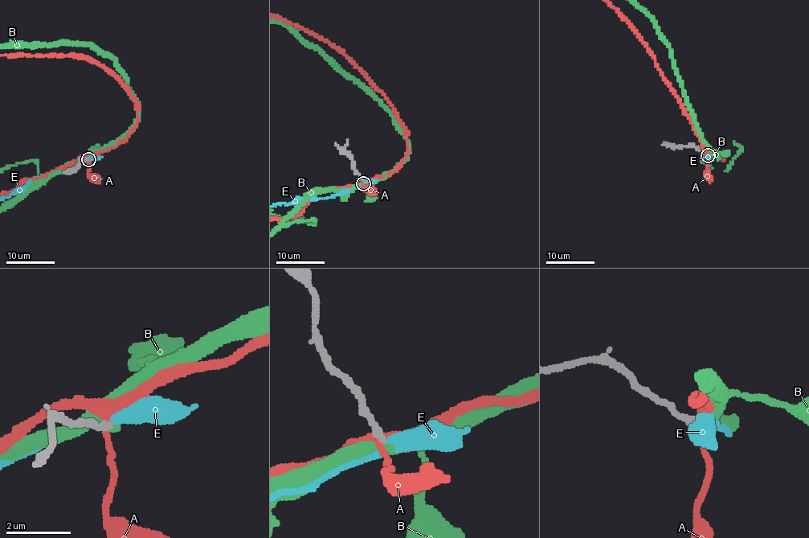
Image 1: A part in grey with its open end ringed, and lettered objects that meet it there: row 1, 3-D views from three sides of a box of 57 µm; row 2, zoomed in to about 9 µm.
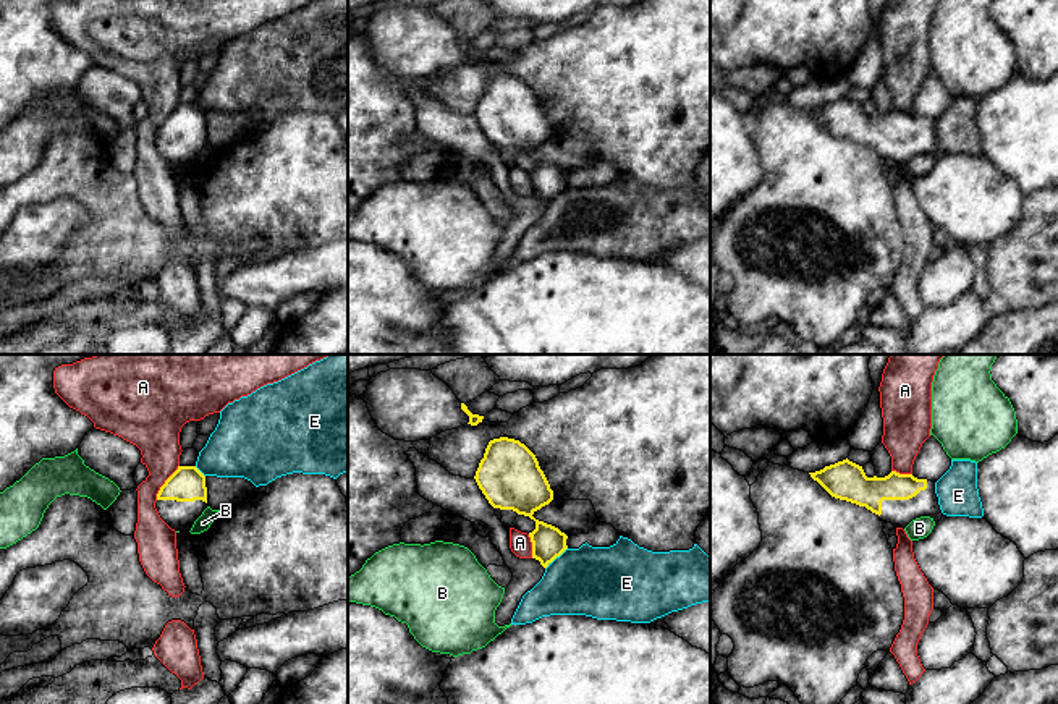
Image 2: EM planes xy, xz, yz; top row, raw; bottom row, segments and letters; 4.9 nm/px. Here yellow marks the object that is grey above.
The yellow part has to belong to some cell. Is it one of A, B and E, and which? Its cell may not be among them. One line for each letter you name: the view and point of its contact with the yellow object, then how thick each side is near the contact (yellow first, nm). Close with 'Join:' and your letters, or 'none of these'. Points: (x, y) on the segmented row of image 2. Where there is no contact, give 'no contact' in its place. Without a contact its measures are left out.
Join: none of these

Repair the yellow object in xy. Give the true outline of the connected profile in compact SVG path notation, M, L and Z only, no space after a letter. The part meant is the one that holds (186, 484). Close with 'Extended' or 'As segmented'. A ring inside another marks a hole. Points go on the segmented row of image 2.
M178 466L155 502L160 518L180 532L189 532L207 507L205 476L196 466Z. Extended

